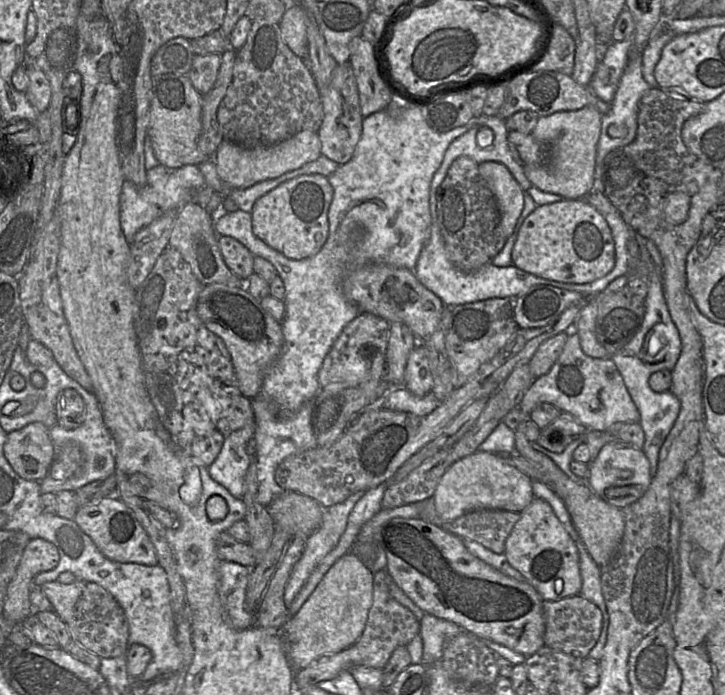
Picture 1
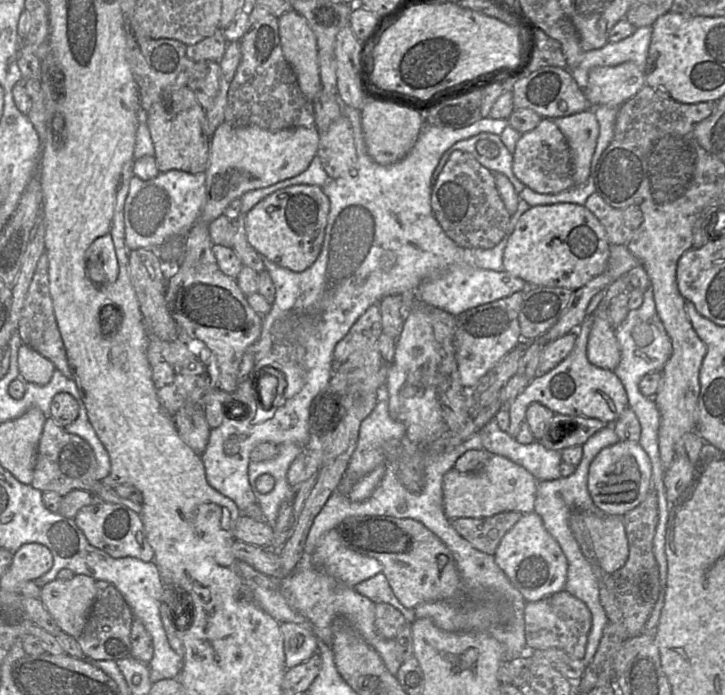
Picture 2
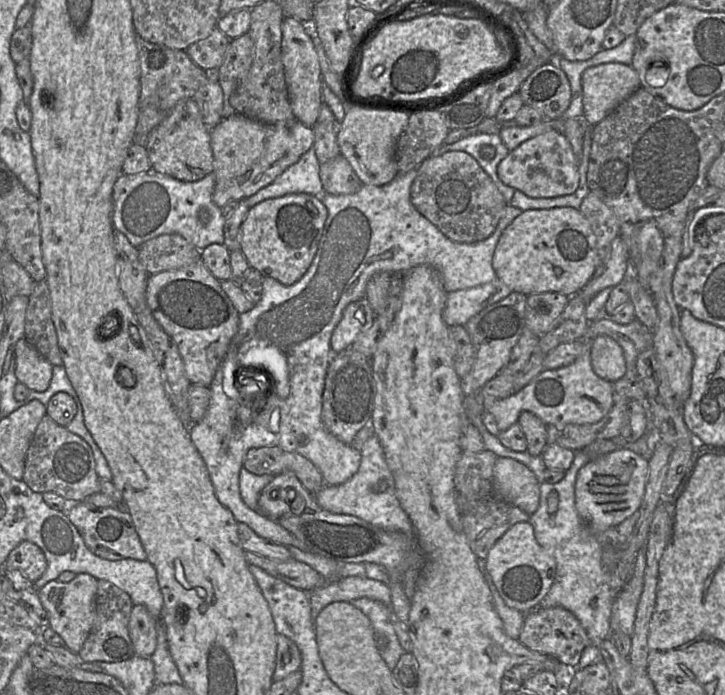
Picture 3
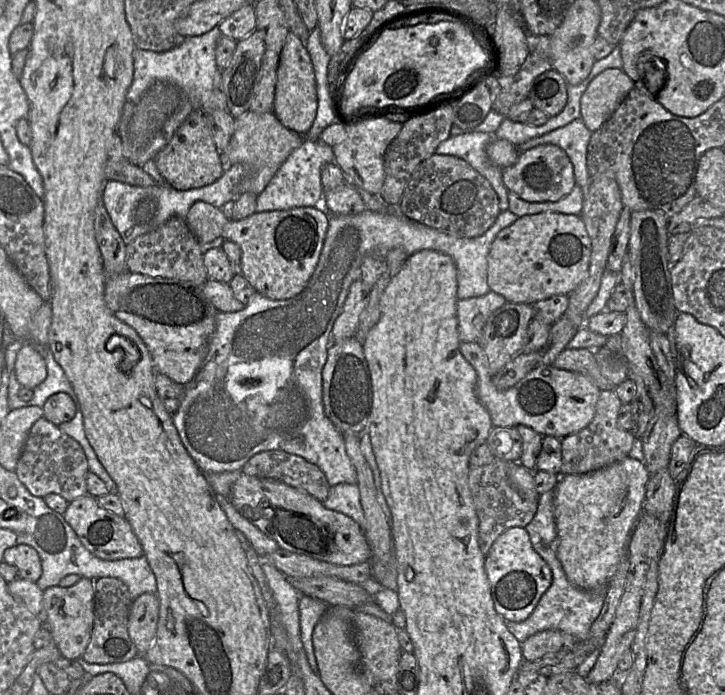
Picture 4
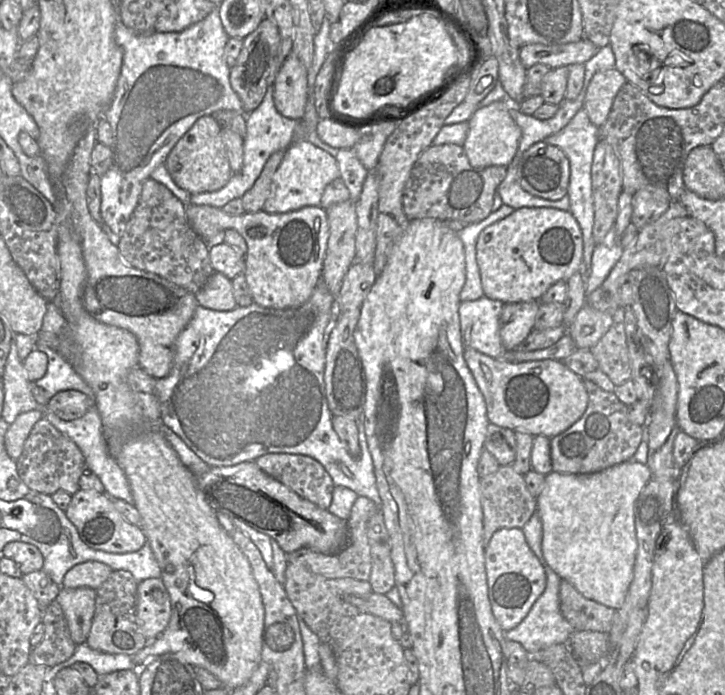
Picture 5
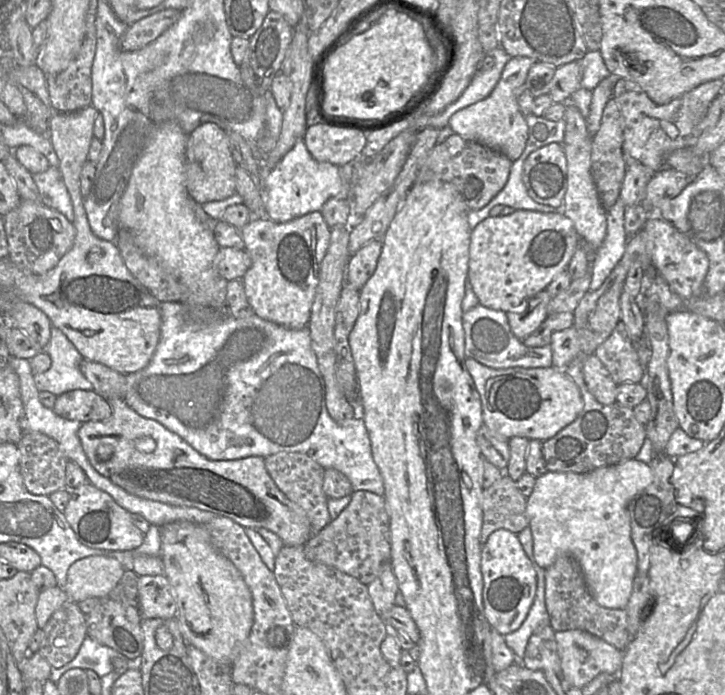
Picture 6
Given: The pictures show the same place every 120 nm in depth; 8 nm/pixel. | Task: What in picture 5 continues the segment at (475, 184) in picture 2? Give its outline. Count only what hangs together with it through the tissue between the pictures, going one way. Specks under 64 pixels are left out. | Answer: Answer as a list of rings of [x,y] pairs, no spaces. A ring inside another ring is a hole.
[[[432,144],[419,156],[407,179],[402,196],[404,213],[410,220],[433,218],[478,223],[492,212],[494,195],[506,173],[504,166],[472,166],[461,145]]]

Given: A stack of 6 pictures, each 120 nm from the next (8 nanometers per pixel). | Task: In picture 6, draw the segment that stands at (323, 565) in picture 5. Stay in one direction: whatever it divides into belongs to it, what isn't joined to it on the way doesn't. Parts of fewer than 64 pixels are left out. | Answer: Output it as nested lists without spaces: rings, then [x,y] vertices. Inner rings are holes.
[[[369,491],[353,492],[350,503],[340,515],[320,532],[313,534],[303,545],[303,549],[309,560],[333,567],[353,576],[362,584],[369,585],[378,576],[384,564],[391,563],[390,520],[384,497]]]

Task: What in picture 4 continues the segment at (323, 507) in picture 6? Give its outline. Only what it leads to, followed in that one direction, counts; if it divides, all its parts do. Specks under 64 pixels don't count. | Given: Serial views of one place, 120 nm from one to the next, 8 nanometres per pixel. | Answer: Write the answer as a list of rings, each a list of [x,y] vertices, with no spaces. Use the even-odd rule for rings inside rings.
[[[283,450],[259,452],[241,470],[249,476],[281,481],[308,493],[321,503],[326,500],[331,488],[318,466]]]

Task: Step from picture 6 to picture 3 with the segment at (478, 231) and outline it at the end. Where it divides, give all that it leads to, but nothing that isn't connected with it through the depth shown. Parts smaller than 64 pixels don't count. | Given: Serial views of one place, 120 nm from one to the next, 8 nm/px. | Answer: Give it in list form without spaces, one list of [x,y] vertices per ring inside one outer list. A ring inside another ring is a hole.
[[[564,206],[522,211],[503,230],[492,265],[497,278],[512,291],[526,296],[544,292],[573,296],[591,281],[599,258],[589,221],[579,209]]]

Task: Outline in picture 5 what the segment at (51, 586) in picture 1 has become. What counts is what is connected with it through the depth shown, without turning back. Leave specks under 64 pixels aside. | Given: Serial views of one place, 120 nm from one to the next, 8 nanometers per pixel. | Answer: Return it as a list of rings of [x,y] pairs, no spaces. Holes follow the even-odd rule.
[[[61,586],[55,598],[66,618],[70,636],[75,644],[86,642],[95,612],[97,591],[89,587],[66,588]]]

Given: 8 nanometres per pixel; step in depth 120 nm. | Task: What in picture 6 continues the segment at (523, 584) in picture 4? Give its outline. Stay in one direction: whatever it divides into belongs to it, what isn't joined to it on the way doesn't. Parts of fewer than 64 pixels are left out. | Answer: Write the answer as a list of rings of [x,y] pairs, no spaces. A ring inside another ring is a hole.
[[[497,529],[492,532],[481,549],[481,573],[483,576],[483,605],[484,614],[491,625],[498,633],[505,636],[516,631],[525,620],[536,595],[537,575],[526,555],[523,546],[516,533],[507,529]]]

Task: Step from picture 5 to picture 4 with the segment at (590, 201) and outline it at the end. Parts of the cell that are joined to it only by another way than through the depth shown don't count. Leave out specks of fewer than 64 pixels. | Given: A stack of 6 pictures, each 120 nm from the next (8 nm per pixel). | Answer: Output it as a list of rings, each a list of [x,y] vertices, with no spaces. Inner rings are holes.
[[[579,117],[562,127],[531,138],[515,146],[519,152],[525,151],[539,144],[547,143],[554,144],[562,148],[573,165],[575,185],[581,187],[584,195],[590,182],[586,155],[591,134],[592,131],[586,127],[582,118]]]

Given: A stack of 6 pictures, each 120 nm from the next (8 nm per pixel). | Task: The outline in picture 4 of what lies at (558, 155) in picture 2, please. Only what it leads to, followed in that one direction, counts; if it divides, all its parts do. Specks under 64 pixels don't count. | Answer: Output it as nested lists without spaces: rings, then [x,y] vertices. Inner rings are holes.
[[[539,144],[519,153],[517,161],[501,170],[508,191],[528,202],[558,201],[575,186],[573,165],[566,152],[554,144]]]

